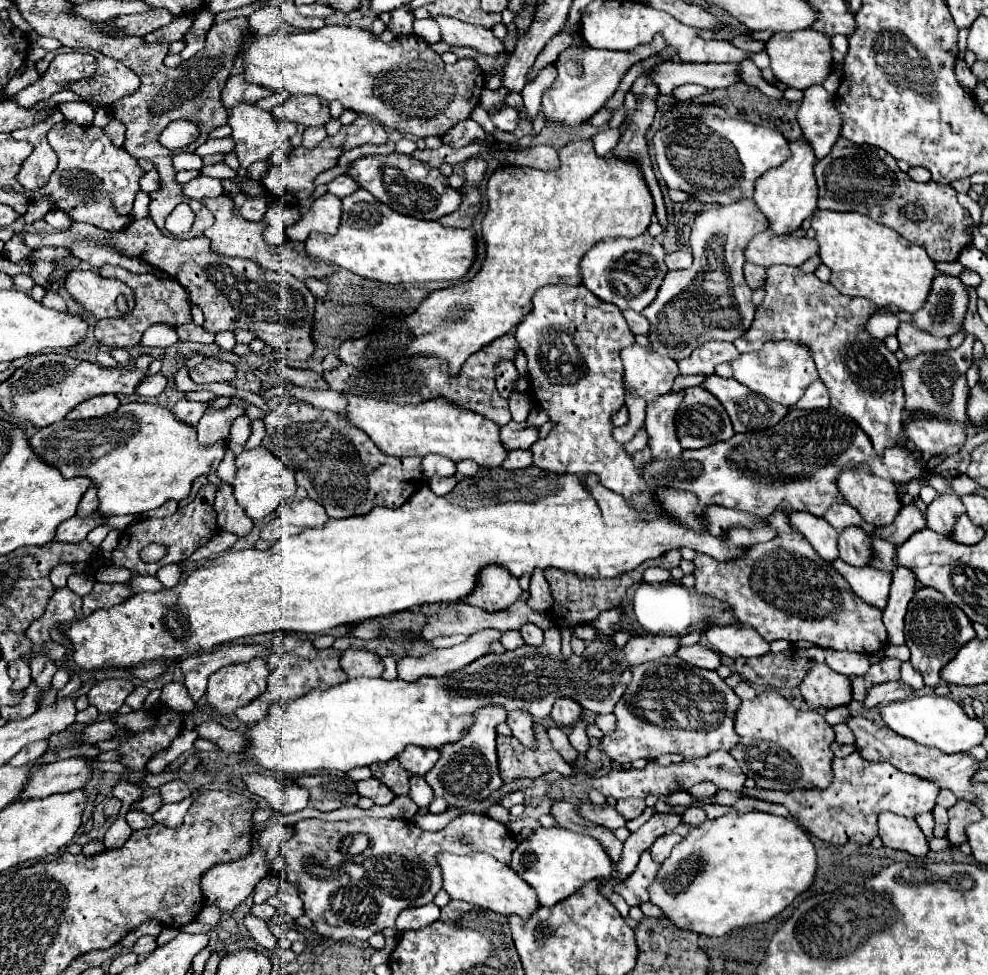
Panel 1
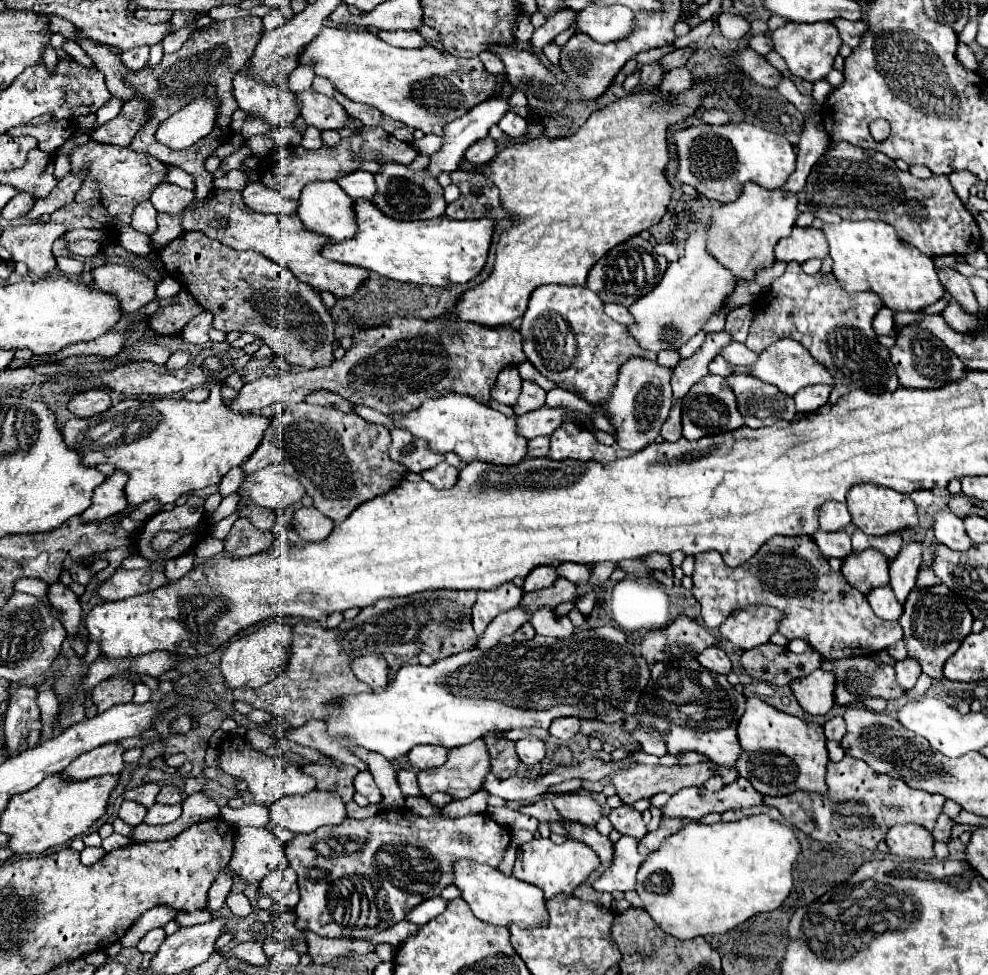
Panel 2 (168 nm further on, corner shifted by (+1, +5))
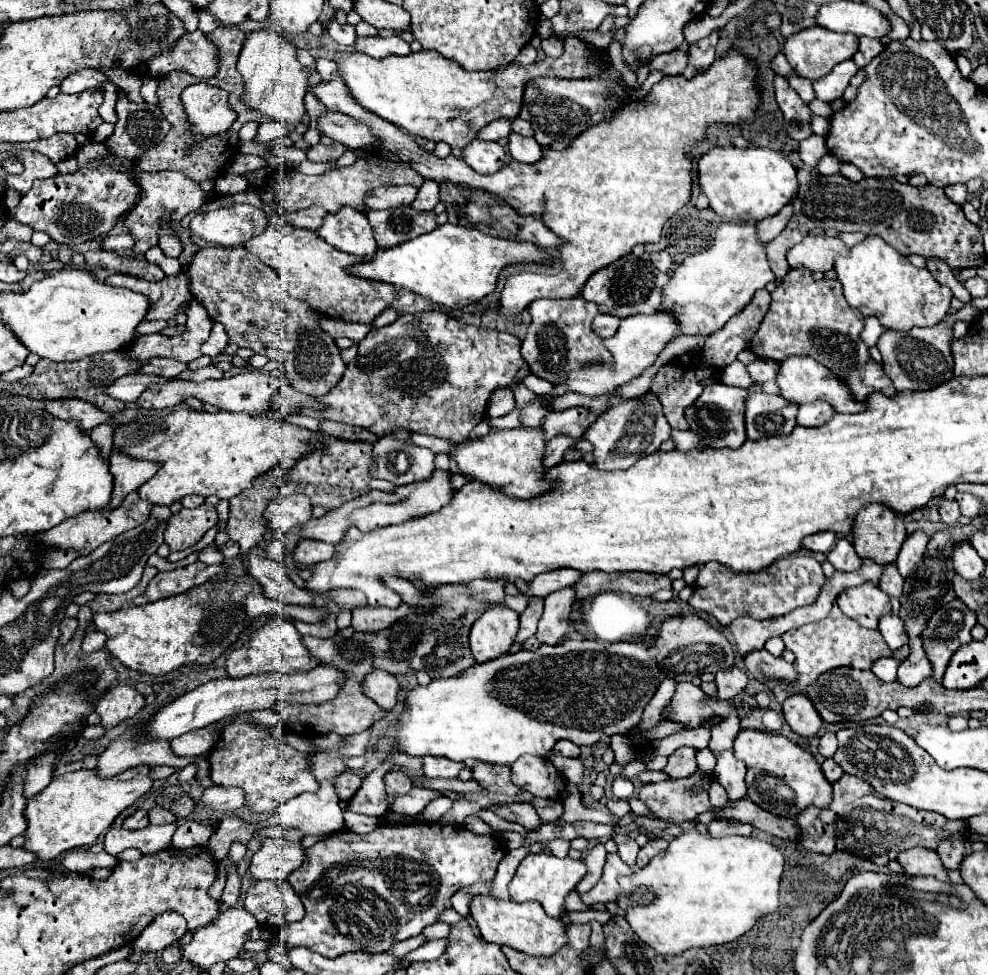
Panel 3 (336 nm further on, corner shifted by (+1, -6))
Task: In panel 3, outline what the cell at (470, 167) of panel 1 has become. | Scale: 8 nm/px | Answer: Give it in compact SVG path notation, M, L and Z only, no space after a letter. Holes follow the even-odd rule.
M473 139L463 149L463 161L483 175L499 171L505 165L505 159L507 159L507 151L499 143L487 143L487 141Z

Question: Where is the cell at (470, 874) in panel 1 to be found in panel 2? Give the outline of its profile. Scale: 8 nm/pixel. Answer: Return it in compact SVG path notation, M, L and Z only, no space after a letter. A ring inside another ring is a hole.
M465 858L457 860L453 864L453 884L461 890L461 898L471 906L473 914L483 922L491 922L495 926L517 924L519 928L547 922L543 890L539 890L535 884L517 880L515 876L505 876L493 866L471 862Z

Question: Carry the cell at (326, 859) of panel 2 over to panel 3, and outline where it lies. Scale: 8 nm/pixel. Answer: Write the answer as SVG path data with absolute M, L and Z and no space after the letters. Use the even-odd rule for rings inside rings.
M419 821L411 825L381 825L367 835L339 831L315 843L307 853L309 859L289 877L291 887L305 905L305 917L299 923L285 925L283 931L279 931L279 943L283 943L287 951L307 947L333 959L347 951L383 953L399 941L419 935L425 927L439 921L443 909L451 907L455 891L479 881L493 881L497 865L505 855L505 845L489 835L475 835L461 825Z

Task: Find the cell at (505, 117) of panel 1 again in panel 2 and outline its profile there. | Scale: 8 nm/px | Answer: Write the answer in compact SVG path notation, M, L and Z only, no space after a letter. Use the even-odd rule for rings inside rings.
M507 112L501 120L499 120L499 128L511 136L511 138L517 138L517 136L523 136L527 132L527 120L517 116L515 112Z

